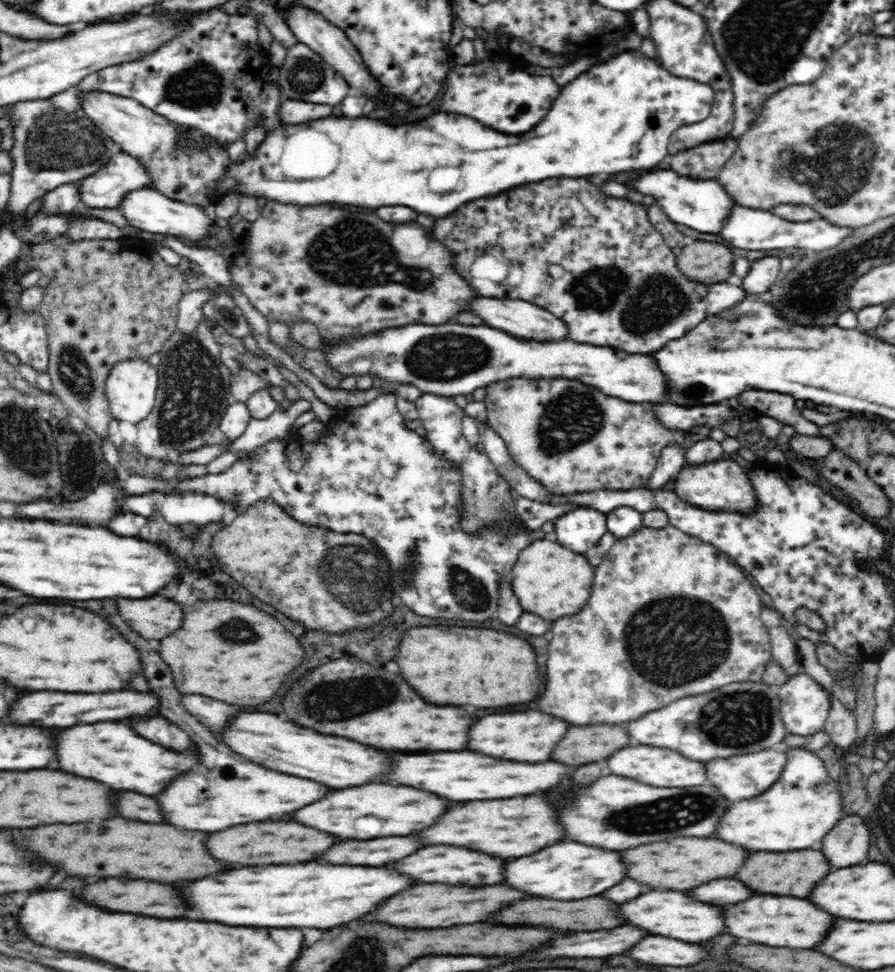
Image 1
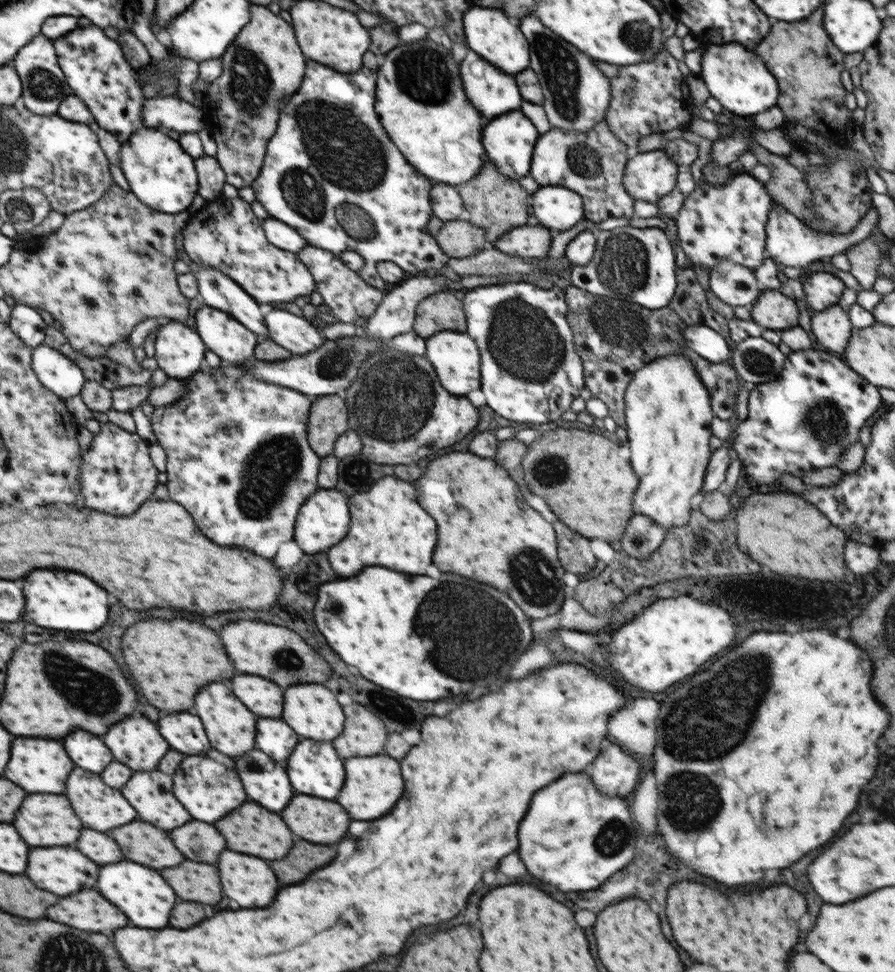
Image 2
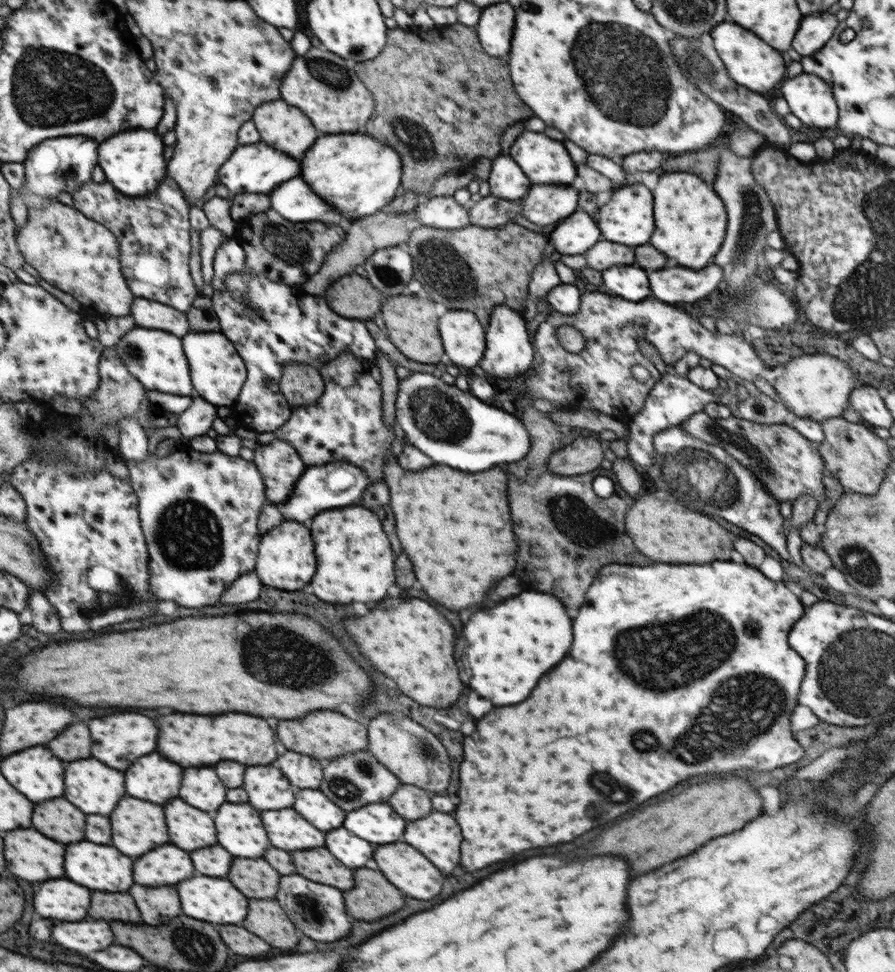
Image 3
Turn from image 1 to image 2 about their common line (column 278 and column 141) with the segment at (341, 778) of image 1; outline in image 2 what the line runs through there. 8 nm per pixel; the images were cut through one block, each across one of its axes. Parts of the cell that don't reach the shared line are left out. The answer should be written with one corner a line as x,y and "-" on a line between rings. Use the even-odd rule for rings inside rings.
128,718
128,722
112,726
104,738
108,738
116,760
120,758
120,764
132,770
156,770
162,756
170,750
156,724
146,718

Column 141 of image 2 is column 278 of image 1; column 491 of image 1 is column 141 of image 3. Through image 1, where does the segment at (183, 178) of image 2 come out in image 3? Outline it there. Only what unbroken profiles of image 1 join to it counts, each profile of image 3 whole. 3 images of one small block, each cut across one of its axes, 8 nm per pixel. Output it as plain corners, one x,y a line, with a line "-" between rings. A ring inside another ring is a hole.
126,130
124,134
116,134
99,144
99,166
102,166
107,182
112,183
124,195
144,197
155,192
167,176
164,149
163,138
156,130

